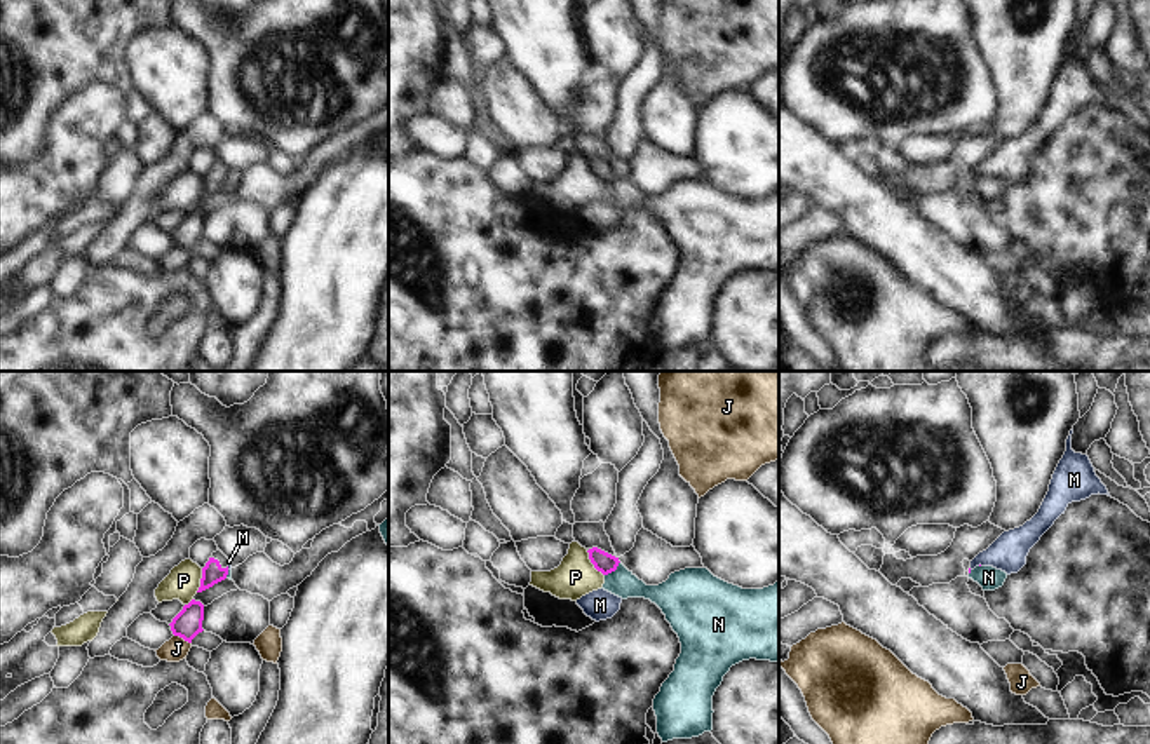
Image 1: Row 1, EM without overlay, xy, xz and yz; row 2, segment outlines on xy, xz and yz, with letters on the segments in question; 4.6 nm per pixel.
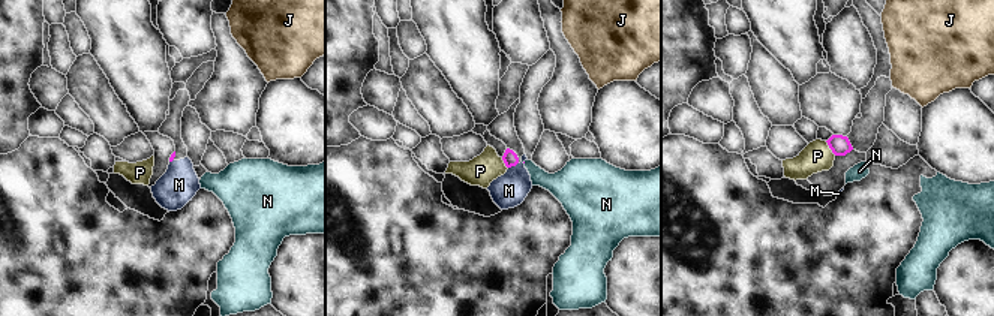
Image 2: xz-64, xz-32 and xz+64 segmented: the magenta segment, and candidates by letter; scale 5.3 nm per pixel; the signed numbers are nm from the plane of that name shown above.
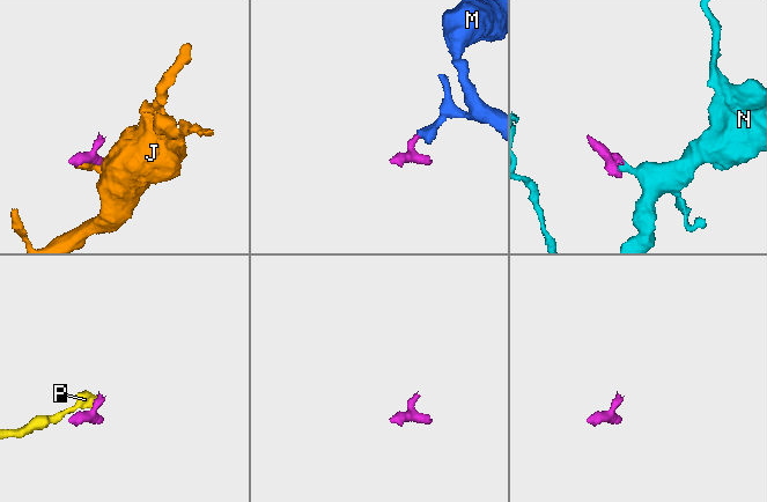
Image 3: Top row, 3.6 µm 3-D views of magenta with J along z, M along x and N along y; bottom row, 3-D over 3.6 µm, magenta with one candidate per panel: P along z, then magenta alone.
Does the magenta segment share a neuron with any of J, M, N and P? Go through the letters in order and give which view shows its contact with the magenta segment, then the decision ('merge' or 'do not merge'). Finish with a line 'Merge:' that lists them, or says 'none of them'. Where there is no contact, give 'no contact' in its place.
J: xy | do not merge
M: no contact | merge
N: xz | do not merge
P: xz | do not merge
Merge: M

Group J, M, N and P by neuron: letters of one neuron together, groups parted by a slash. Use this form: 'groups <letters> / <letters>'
groups J / M / N P

